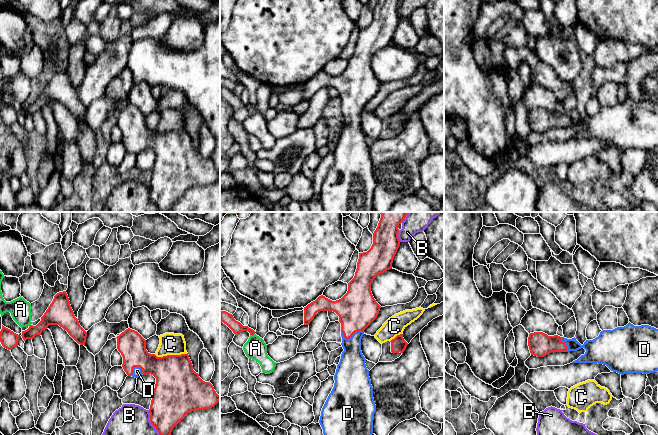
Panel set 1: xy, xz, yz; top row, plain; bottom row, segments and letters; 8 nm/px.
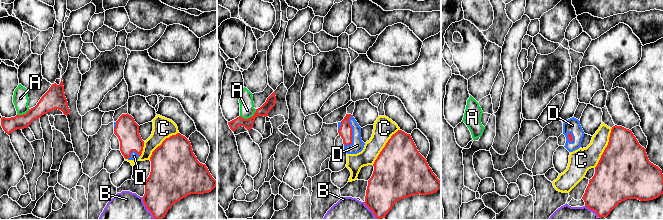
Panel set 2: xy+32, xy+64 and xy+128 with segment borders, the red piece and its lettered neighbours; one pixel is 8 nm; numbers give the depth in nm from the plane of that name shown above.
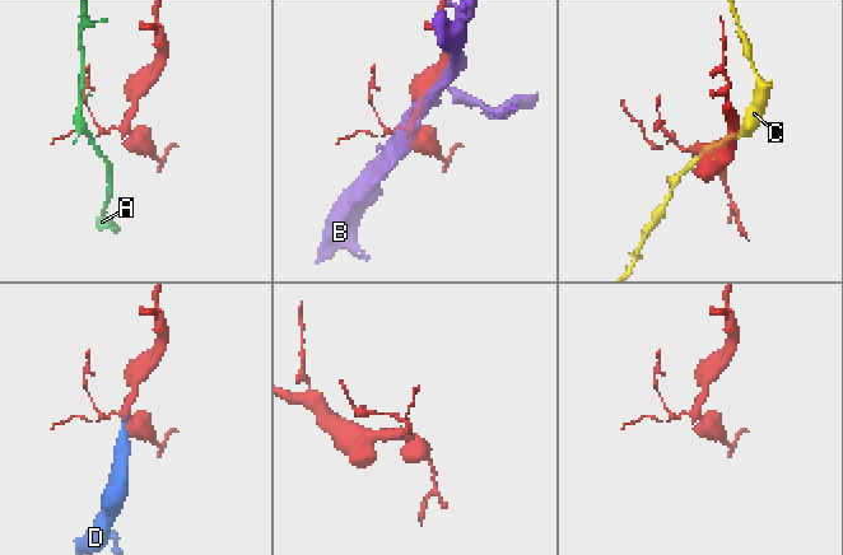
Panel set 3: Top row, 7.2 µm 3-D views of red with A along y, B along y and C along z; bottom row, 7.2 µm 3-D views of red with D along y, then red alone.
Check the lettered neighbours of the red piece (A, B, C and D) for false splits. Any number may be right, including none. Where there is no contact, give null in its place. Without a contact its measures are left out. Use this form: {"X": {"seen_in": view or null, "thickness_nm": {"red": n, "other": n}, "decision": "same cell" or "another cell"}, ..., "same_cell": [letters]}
{"A": {"seen_in": "xz", "thickness_nm": {"red": 90, "other": 180}, "decision": "another cell"}, "B": {"seen_in": "xz", "thickness_nm": {"red": 220, "other": 110}, "decision": "another cell"}, "C": {"seen_in": "xy", "thickness_nm": {"red": 360, "other": 180}, "decision": "another cell"}, "D": {"seen_in": "xz", "thickness_nm": {"red": 320, "other": 220}, "decision": "same cell"}, "same_cell": ["D"]}

